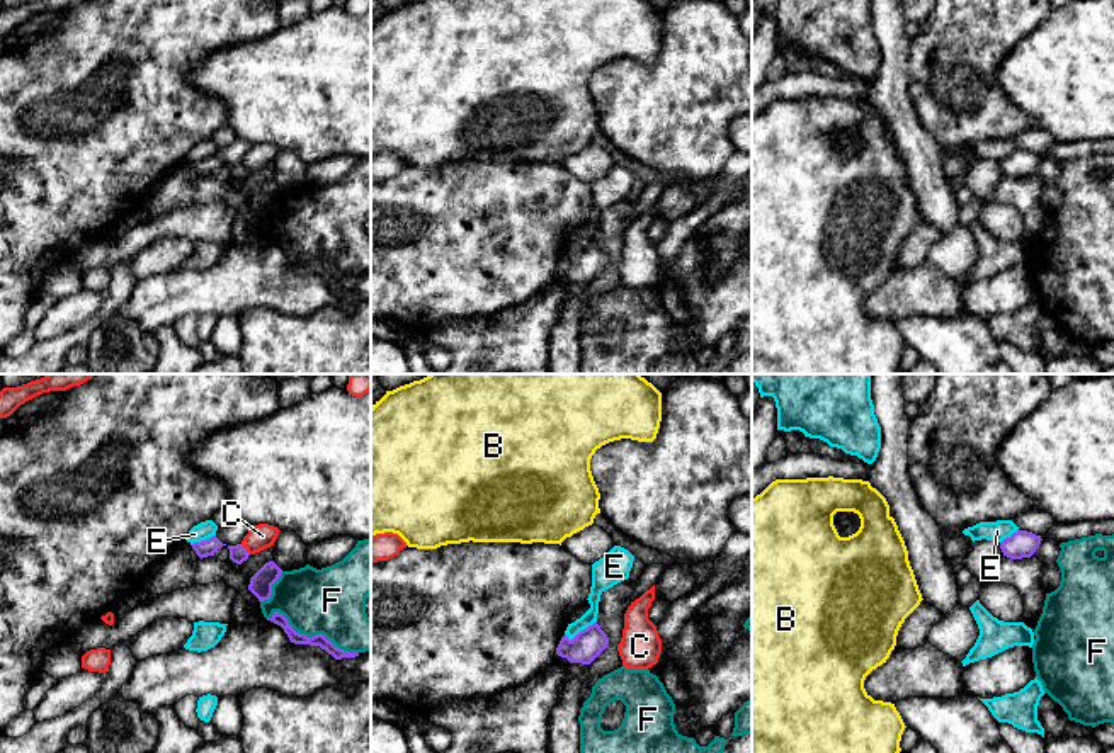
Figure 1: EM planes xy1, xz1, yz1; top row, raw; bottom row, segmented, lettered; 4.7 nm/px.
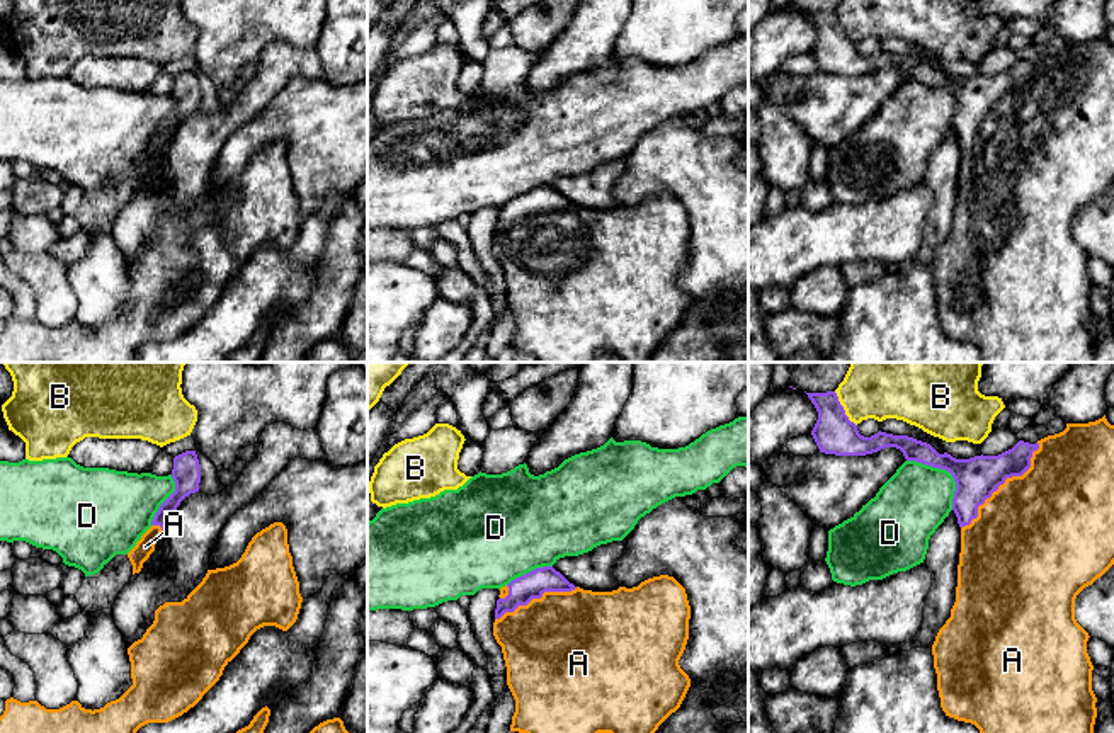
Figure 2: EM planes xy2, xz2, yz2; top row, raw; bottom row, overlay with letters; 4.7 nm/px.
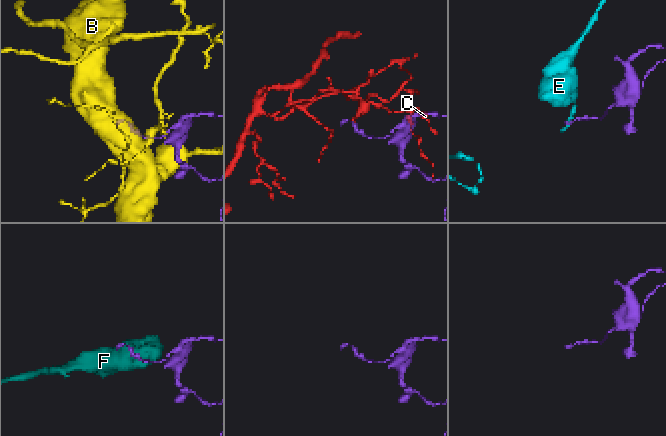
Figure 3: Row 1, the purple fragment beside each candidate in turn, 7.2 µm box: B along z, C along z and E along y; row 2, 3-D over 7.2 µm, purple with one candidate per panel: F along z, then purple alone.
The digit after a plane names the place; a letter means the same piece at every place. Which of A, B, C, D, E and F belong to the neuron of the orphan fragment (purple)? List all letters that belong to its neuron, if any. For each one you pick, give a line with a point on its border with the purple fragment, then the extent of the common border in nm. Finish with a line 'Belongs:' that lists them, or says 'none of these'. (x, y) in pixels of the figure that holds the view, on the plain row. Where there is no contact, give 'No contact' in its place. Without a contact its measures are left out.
A: Touches purple at yz2 (1004, 101). Shared border 550 nm
Belongs: A

